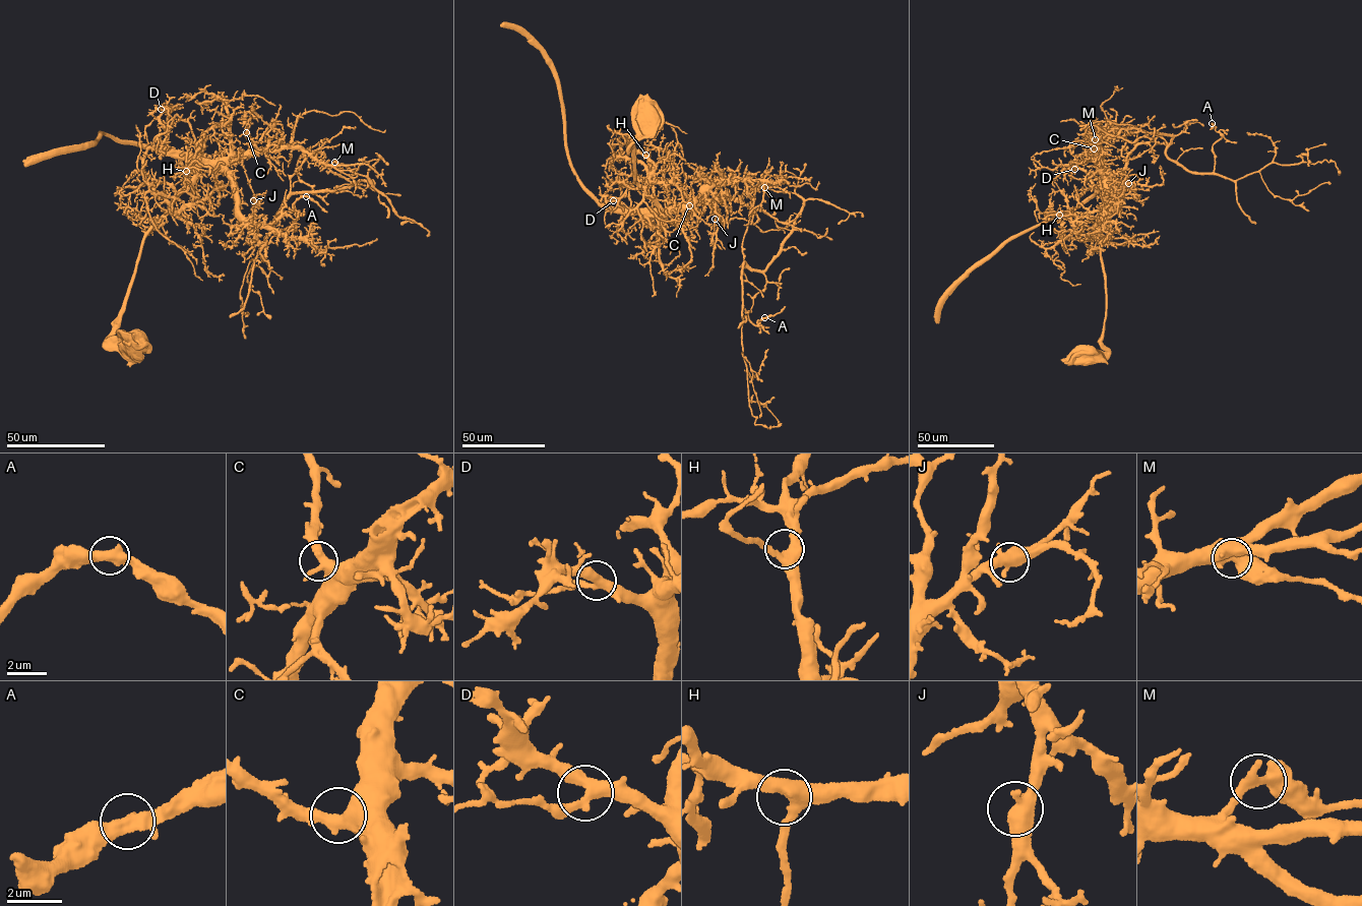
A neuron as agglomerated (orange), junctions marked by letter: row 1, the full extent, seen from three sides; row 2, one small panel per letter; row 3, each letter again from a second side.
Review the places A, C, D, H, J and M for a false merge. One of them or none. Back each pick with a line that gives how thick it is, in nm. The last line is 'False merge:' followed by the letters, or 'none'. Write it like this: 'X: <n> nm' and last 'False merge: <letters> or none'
M: 360 nm
False merge: M

